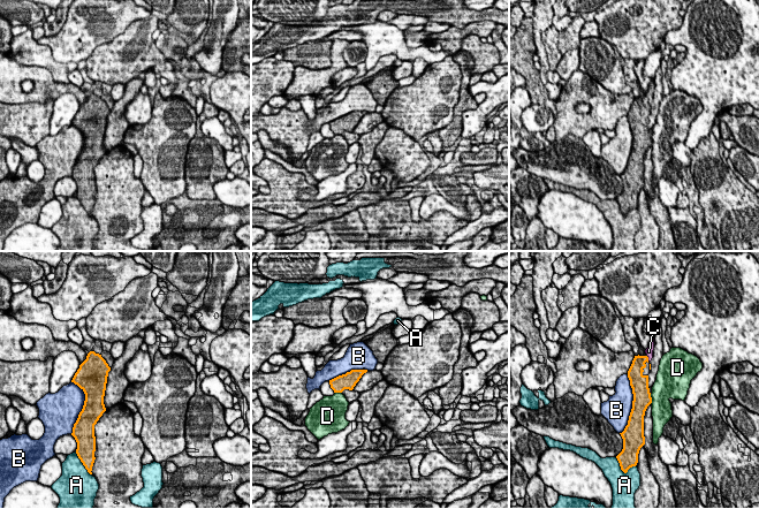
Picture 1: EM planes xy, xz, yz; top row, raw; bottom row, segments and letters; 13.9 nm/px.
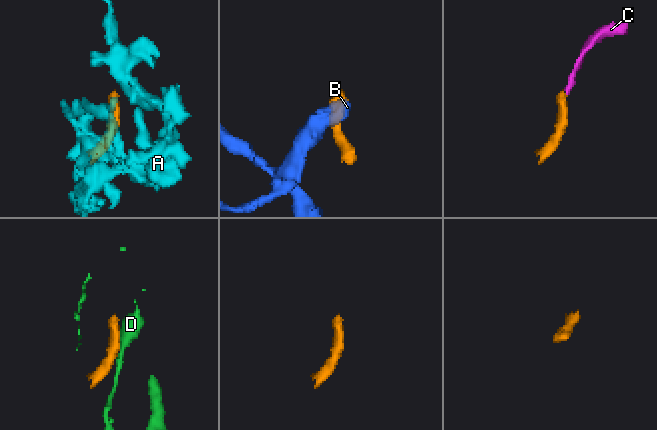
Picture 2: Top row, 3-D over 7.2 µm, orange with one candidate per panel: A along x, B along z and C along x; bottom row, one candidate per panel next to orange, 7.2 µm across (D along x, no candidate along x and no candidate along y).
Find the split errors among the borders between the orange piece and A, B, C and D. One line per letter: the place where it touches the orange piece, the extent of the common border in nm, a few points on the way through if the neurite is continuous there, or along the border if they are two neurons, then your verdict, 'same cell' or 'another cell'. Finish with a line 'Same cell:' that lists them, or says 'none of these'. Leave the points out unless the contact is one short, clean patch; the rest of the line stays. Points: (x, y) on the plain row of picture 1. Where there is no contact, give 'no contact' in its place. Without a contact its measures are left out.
A: yz (623, 213) | 320 nm | another cell
B: yz (632, 146) | 850 nm | another cell
C: yz (647, 100) | 90 nm | across yz (636, 112), (647, 100), (649, 93) | same cell
D: yz (651, 141) | 140 nm | another cell
Same cell: C

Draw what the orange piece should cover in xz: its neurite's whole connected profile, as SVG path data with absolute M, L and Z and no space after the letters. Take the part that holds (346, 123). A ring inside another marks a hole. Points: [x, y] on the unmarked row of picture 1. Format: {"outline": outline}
{"outline": "M351 112L346 116L329 122L331 130L334 132L334 135L342 135L344 131L352 132L362 117L366 114L367 112Z"}

